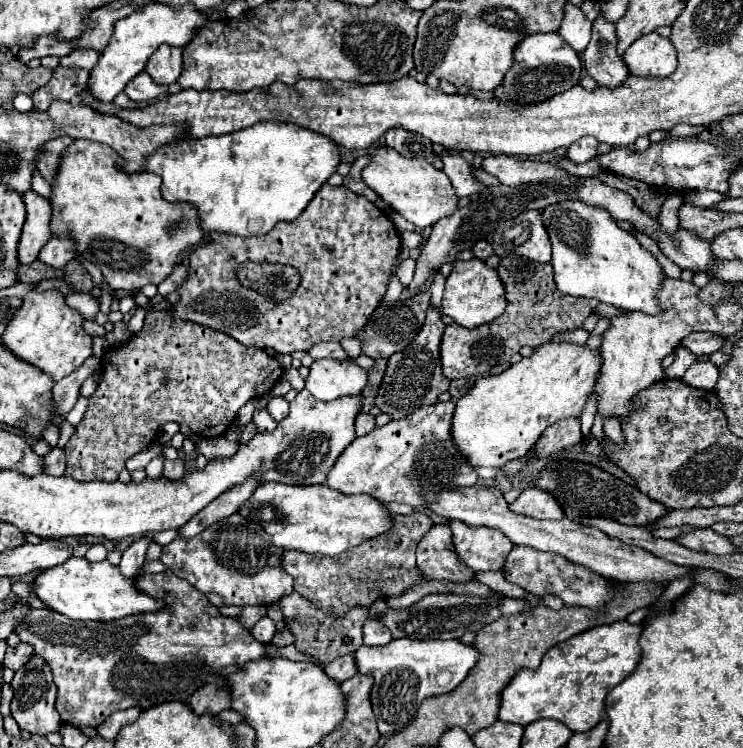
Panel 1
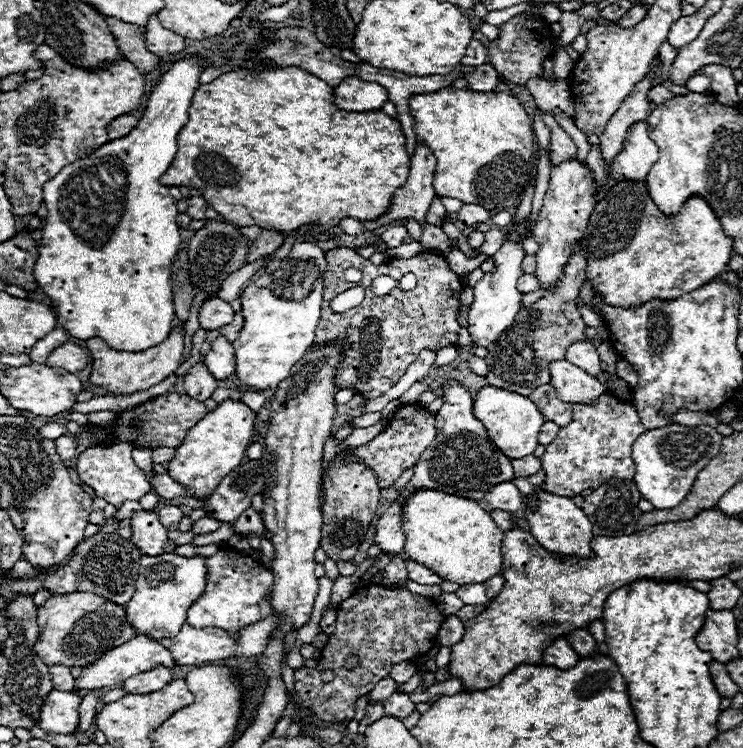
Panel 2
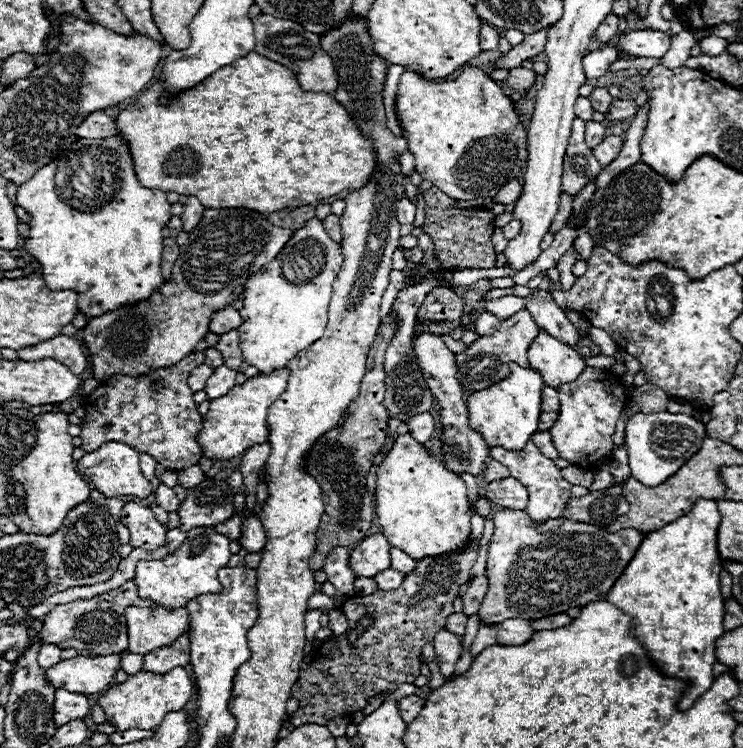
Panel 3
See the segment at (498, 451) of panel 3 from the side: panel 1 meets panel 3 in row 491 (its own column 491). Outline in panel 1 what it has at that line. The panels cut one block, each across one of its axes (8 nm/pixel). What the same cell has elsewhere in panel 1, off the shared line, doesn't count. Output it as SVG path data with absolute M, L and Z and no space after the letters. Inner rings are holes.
M448 522L454 548L460 560L476 570L502 570L508 552L514 548L512 542L496 528L486 526L468 526L464 522Z

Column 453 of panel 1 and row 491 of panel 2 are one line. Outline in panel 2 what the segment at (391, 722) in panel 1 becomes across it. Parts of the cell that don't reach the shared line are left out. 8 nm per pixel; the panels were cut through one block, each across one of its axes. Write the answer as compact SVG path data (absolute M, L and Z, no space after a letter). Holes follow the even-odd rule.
M670 424L656 430L646 430L632 446L632 460L636 464L634 482L640 494L660 510L678 506L692 490L698 472L720 452L722 434L710 426L680 426Z

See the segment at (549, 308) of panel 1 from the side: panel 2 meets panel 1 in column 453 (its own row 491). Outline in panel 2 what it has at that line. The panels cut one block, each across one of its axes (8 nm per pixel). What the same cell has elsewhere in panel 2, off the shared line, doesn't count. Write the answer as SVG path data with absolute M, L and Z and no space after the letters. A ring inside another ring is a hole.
M338 452L336 458L330 462L324 478L324 524L322 524L322 550L328 558L338 560L352 560L358 546L364 542L374 518L376 508L380 502L380 486L378 478L370 468L360 462L346 462L340 460L344 452Z

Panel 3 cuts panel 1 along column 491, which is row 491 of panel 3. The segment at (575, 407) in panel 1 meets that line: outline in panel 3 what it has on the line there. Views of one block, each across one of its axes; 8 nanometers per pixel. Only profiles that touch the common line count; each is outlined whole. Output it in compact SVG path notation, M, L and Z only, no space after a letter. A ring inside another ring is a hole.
M400 434L382 460L376 480L376 516L392 546L406 550L410 558L436 558L466 548L470 538L470 502L466 484L448 472L410 434Z

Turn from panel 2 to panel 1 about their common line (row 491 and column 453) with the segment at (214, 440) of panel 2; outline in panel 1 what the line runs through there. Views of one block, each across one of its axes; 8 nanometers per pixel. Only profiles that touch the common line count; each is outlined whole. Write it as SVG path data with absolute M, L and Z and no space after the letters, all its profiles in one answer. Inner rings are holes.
M378 148L372 154L372 162L362 170L362 180L418 228L430 228L440 218L452 216L458 210L458 196L450 184L450 178L442 170L436 170L426 160L404 158L390 148Z

